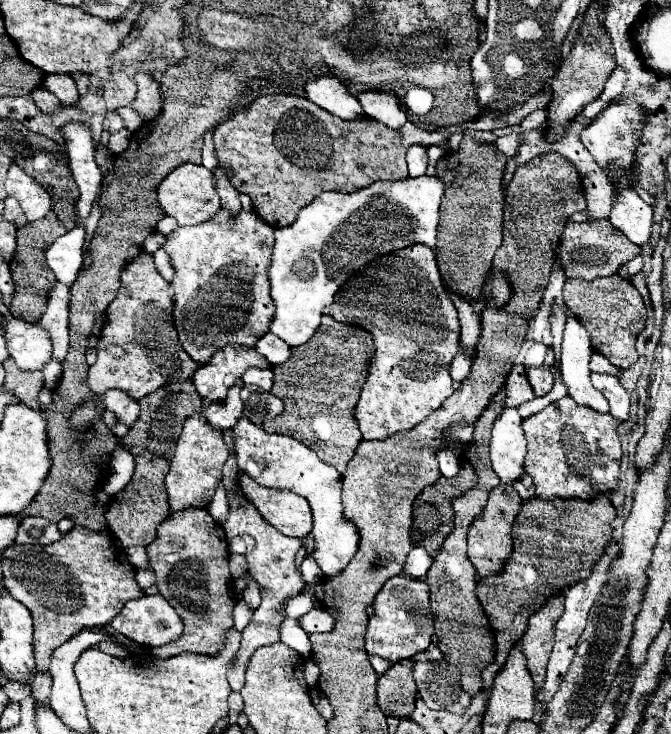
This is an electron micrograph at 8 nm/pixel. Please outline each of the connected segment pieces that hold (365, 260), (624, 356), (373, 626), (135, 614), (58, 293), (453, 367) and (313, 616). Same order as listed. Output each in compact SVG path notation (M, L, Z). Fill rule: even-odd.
M452 168L444 176L418 176L402 180L378 180L352 194L324 192L304 206L298 220L276 230L272 264L268 270L276 314L270 332L288 346L308 342L320 326L322 310L334 304L334 296L350 274L362 270L378 256L412 244L436 246L438 210L446 188L456 178Z
M614 274L608 278L588 280L566 280L564 286L564 304L574 314L574 318L588 330L592 348L606 356L610 364L618 368L630 368L638 360L634 348L638 332L646 324L646 306L640 292L632 286L630 280Z
M392 576L386 580L382 590L374 598L374 614L368 618L366 632L366 652L370 656L380 656L388 662L398 662L404 658L412 658L418 652L424 652L434 634L432 612L428 600L428 584L424 580Z
M160 594L126 602L110 626L144 646L168 644L182 632L180 616Z
M56 284L48 298L48 308L36 322L44 328L54 344L54 356L62 362L68 352L68 304L70 288L66 284Z
M456 356L454 360L452 360L452 364L450 364L450 374L452 374L452 379L456 382L461 383L464 378L466 378L466 374L470 372L470 358L466 358L466 356Z
M312 608L308 614L304 614L300 618L300 626L308 634L312 634L312 632L328 632L334 626L334 618L322 608Z

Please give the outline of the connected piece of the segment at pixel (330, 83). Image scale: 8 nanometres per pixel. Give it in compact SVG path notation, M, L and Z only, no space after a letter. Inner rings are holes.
M318 76L308 81L304 89L310 101L342 120L358 120L364 116L360 102L354 96L350 96L338 78Z

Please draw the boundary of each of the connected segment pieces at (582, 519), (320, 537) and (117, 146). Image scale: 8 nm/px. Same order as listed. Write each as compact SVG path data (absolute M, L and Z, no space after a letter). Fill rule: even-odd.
M606 494L594 496L590 500L582 500L582 498L552 498L552 500L542 500L538 496L532 496L530 500L522 502L520 514L514 520L512 526L512 554L510 558L504 562L504 566L498 572L492 572L484 578L478 580L476 584L476 596L488 616L488 620L510 620L510 628L494 628L494 638L496 638L496 658L488 664L486 670L482 670L482 684L484 684L484 692L488 692L488 688L492 686L492 680L496 676L496 672L502 668L508 650L520 640L520 636L524 634L526 628L526 620L530 616L530 612L538 610L544 600L564 588L568 588L570 584L574 584L574 580L582 580L588 576L592 564L600 558L604 546L610 540L612 528L610 522L614 520L614 508L612 502L608 500Z
M244 416L238 418L236 426L230 432L240 472L254 478L260 486L290 490L308 500L314 516L314 560L326 576L338 574L358 548L358 530L352 522L344 520L342 514L342 474L336 472L336 468L332 468L330 464L322 462L304 442L282 434L266 434L260 426Z
M126 128L112 134L109 138L109 149L115 154L121 154L129 146L130 138L132 138L132 133Z

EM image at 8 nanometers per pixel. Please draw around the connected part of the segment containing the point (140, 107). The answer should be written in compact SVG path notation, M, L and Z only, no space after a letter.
M136 74L138 94L132 102L132 108L140 112L146 120L154 120L162 112L162 96L160 86L150 74Z

